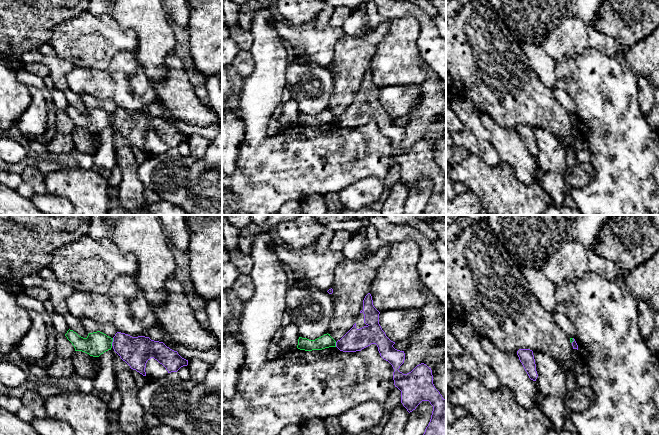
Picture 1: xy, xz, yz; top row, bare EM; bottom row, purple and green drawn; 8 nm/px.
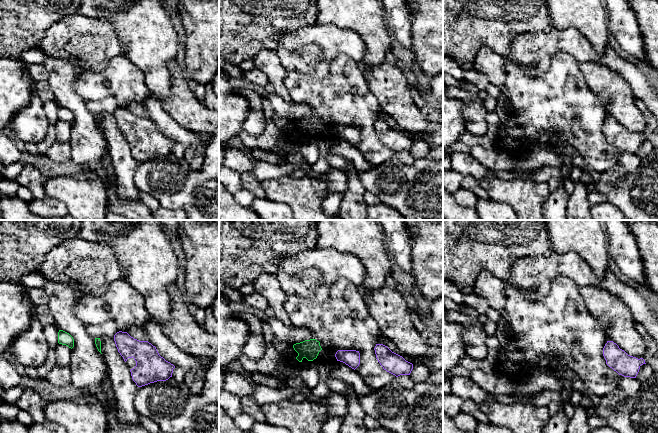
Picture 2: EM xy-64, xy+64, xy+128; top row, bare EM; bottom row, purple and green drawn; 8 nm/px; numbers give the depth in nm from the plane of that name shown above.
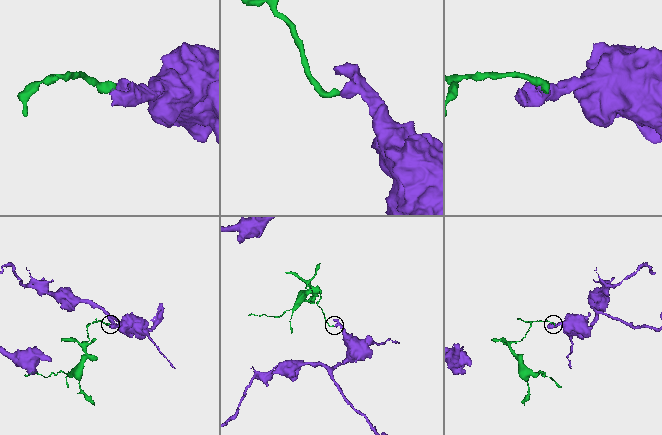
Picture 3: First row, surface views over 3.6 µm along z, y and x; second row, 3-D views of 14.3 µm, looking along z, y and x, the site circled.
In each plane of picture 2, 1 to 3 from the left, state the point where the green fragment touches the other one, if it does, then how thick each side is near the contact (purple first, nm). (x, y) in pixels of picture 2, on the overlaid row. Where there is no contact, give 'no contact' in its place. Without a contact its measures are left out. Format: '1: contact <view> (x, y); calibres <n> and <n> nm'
1: no contact
2: no contact
3: no contact

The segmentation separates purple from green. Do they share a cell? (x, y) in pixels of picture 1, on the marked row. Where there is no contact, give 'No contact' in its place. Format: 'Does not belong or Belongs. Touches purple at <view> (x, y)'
Does not belong. Touches purple at xy (112, 342)

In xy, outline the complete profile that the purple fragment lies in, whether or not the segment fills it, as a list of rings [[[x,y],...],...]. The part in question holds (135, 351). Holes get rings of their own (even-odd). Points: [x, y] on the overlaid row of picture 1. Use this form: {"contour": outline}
{"contour": [[[117,332],[113,337],[112,346],[131,369],[143,376],[146,376],[146,363],[151,358],[162,364],[168,373],[177,372],[181,367],[188,365],[188,360],[182,358],[177,351],[170,349],[163,342],[145,336],[132,337]]]}

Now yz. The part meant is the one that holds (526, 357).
{"contour": [[[519,349],[517,351],[517,355],[529,378],[533,381],[536,381],[538,374],[536,371],[536,364],[533,351],[530,349]]]}

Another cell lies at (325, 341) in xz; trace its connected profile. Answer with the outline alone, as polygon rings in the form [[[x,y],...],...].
[[[328,333],[315,340],[299,337],[297,345],[298,349],[305,351],[322,350],[329,347],[336,347],[336,341]]]

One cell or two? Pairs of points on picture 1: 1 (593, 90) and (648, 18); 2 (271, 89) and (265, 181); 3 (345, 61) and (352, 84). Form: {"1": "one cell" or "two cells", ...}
{"1": "two cells", "2": "one cell", "3": "one cell"}

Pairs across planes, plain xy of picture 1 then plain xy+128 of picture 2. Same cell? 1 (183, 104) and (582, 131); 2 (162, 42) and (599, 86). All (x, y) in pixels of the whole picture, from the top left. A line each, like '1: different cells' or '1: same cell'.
1: different cells
2: different cells

